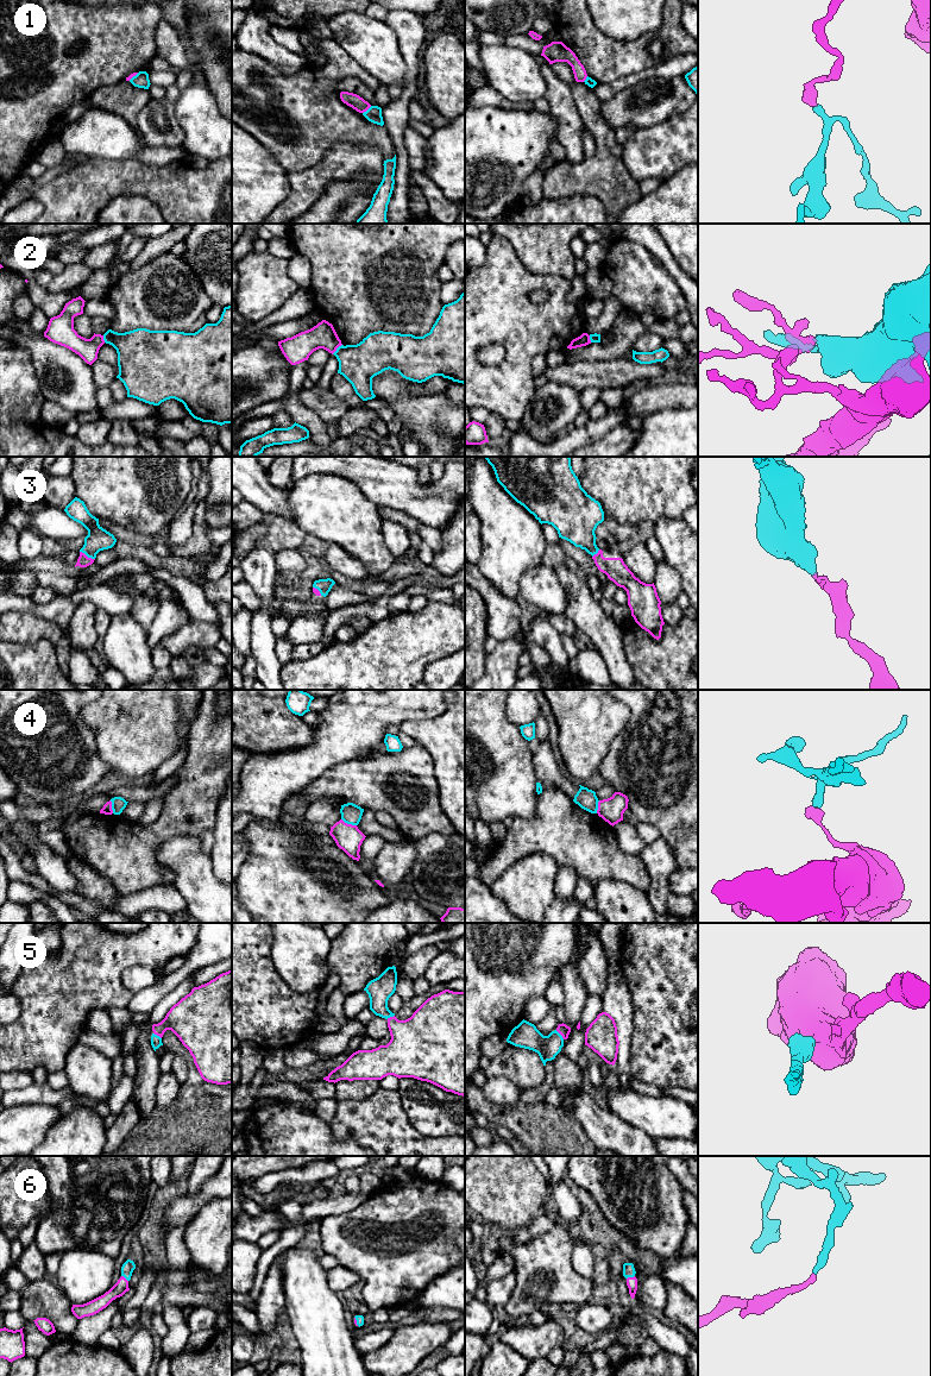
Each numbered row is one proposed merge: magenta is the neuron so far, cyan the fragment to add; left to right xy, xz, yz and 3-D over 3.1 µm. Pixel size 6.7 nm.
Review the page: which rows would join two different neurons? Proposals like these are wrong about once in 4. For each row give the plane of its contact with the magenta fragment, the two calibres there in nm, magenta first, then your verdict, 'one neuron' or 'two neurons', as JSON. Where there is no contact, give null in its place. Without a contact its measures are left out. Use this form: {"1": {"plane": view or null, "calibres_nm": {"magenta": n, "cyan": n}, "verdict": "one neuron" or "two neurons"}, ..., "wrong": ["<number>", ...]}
{"1": {"plane": "xz", "calibres_nm": {"magenta": 90, "cyan": 110}, "verdict": "two neurons"}, "2": {"plane": "xz", "calibres_nm": {"magenta": 170, "cyan": 260}, "verdict": "two neurons"}, "3": {"plane": "xy", "calibres_nm": {"magenta": 80, "cyan": 160}, "verdict": "one neuron"}, "4": {"plane": "xz", "calibres_nm": {"magenta": 180, "cyan": 140}, "verdict": "two neurons"}, "5": {"plane": "yz", "calibres_nm": {"magenta": 80, "cyan": 170}, "verdict": "one neuron"}, "6": {"plane": "yz", "calibres_nm": {"magenta": 80, "cyan": 80}, "verdict": "one neuron"}, "wrong": ["1", "2", "4"]}

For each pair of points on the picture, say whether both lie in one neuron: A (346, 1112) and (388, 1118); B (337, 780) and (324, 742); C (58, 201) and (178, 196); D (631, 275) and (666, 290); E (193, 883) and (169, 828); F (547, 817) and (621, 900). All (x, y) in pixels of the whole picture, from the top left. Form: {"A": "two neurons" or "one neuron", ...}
{"A": "one neuron", "B": "two neurons", "C": "one neuron", "D": "one neuron", "E": "two neurons", "F": "two neurons"}

